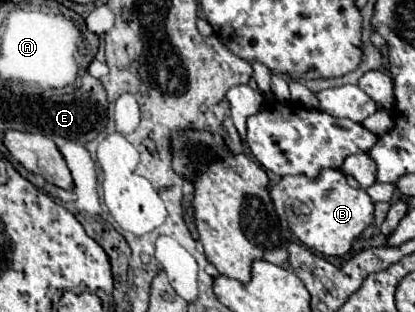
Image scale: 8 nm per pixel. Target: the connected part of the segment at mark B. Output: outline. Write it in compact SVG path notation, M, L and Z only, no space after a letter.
M322 169L316 179L304 175L282 177L270 189L276 211L282 211L290 231L302 245L318 255L342 257L350 251L352 241L374 221L374 205L364 189L348 185L346 177L338 169Z

